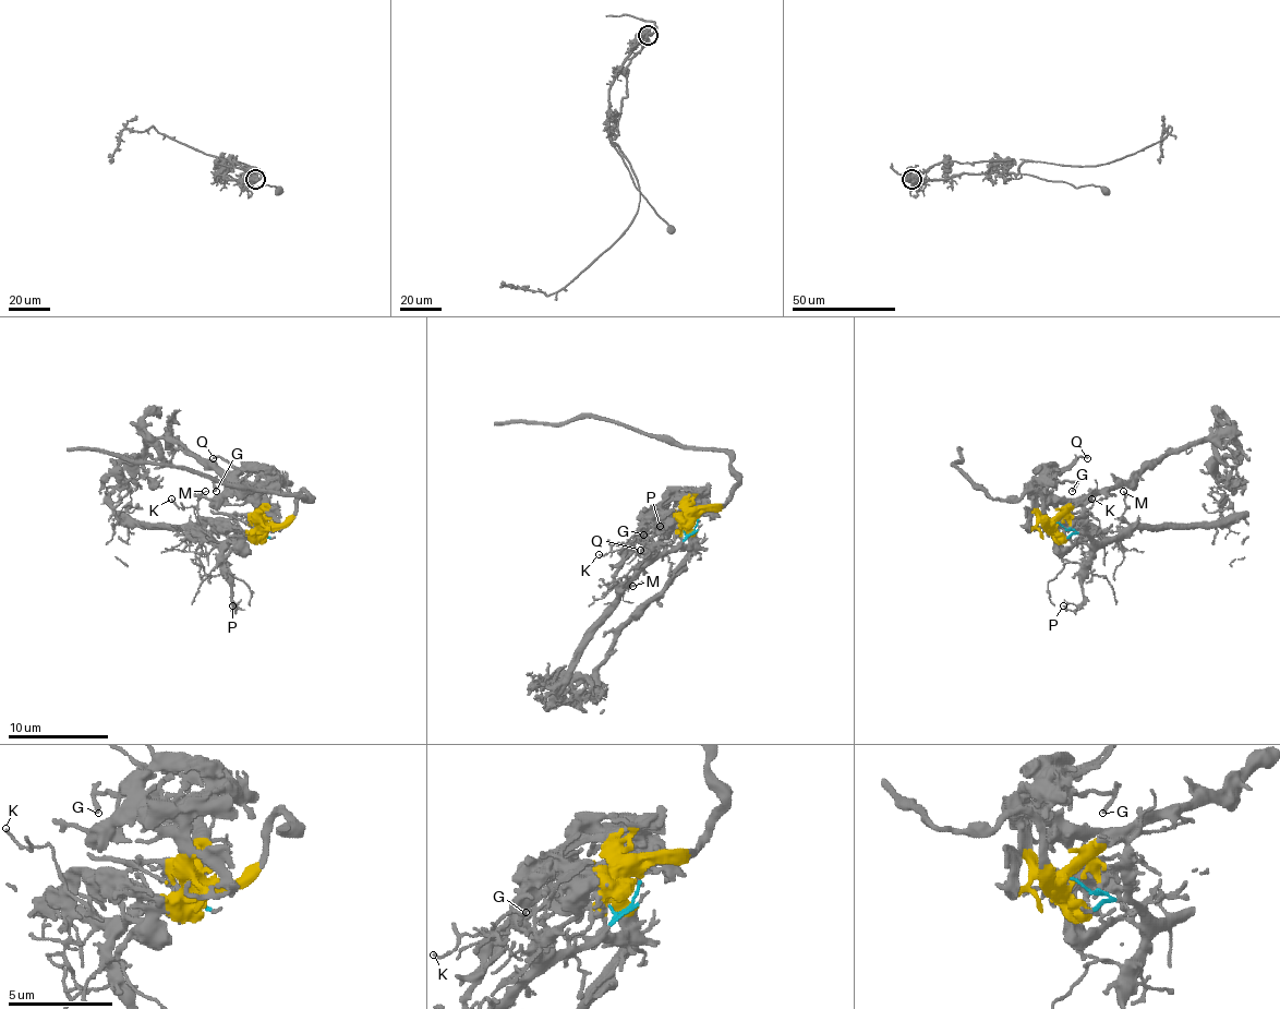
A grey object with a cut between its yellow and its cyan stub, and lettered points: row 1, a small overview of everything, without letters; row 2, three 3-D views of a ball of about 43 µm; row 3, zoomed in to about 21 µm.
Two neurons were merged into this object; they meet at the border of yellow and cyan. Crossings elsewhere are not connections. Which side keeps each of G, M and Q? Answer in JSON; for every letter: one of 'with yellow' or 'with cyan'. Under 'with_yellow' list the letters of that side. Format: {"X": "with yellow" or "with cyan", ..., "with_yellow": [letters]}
{"G": "with yellow", "M": "with cyan", "Q": "with yellow", "with_yellow": ["G", "Q"]}

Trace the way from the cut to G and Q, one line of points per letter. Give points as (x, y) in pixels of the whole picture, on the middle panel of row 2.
G: (699, 517), (686, 502), (666, 500), (653, 513), (643, 535)
Q: (699, 517), (684, 500), (668, 500), (661, 530), (641, 550)

